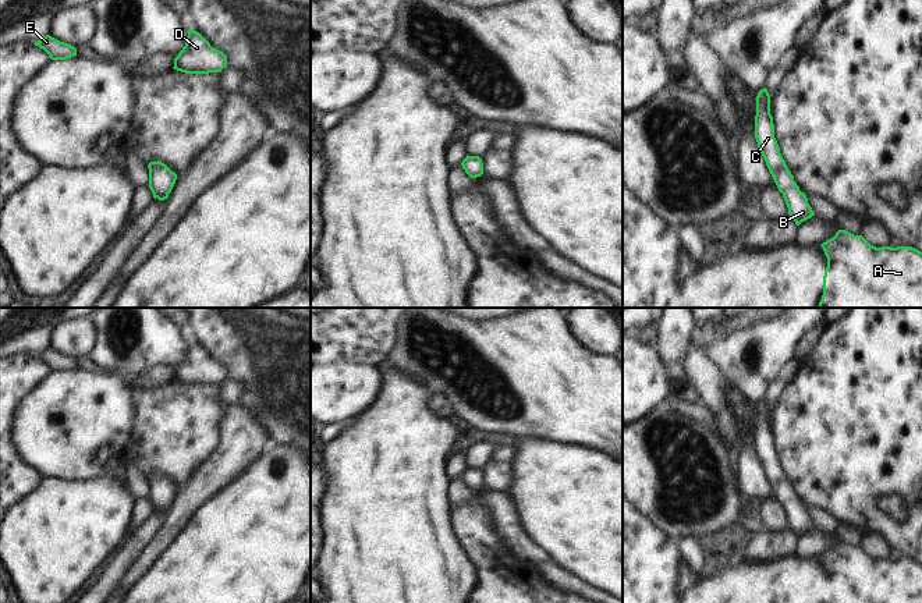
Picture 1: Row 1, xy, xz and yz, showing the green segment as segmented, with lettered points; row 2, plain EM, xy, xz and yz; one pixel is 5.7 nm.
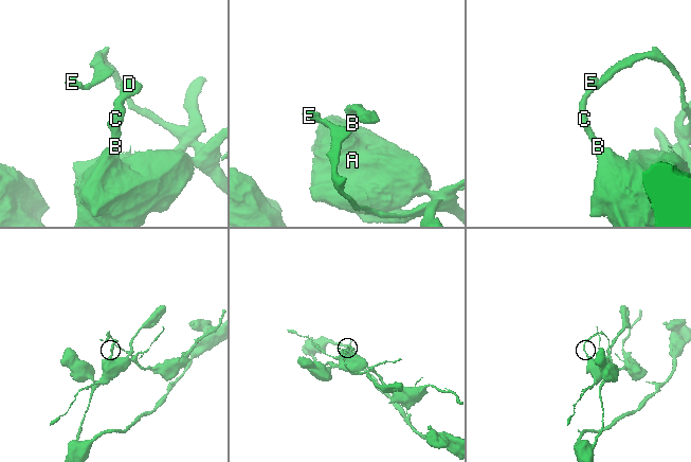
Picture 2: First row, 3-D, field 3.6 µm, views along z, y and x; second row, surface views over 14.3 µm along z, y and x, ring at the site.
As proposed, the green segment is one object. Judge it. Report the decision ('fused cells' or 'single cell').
single cell

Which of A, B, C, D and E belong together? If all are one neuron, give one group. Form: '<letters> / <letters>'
A B C D E

